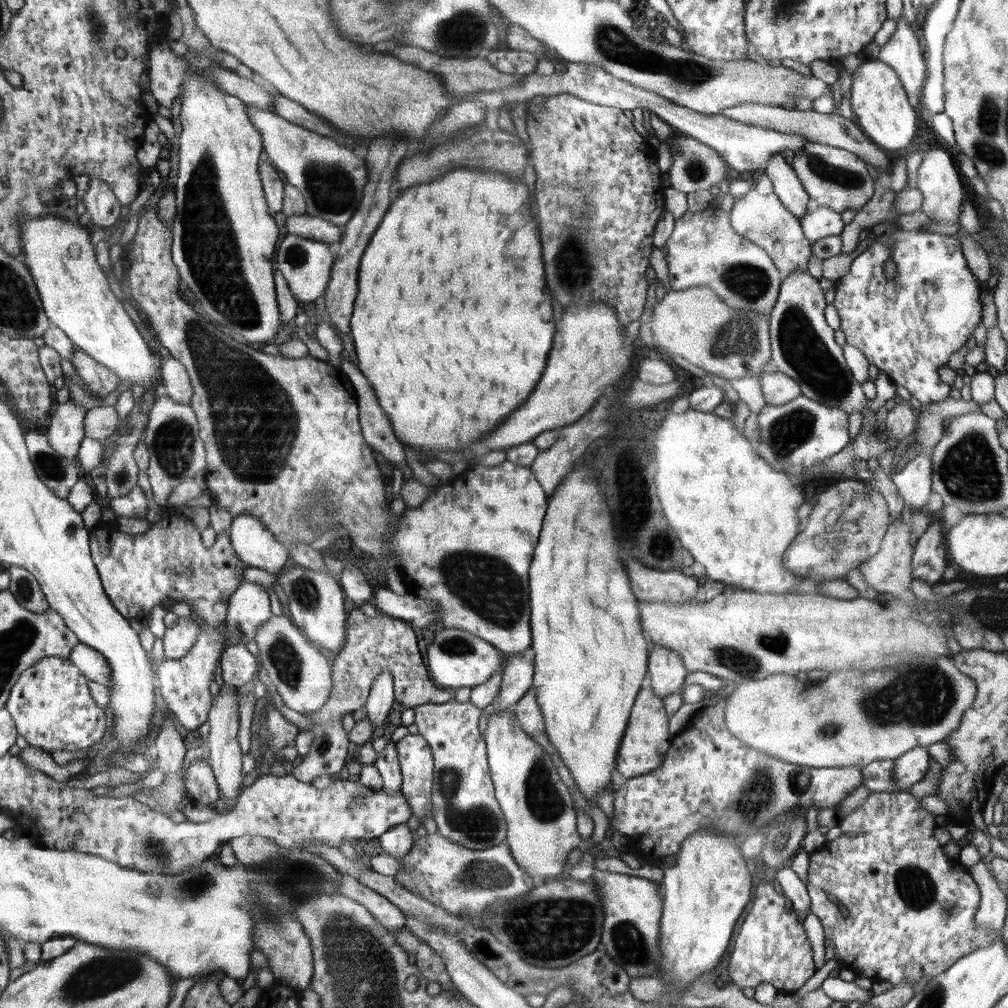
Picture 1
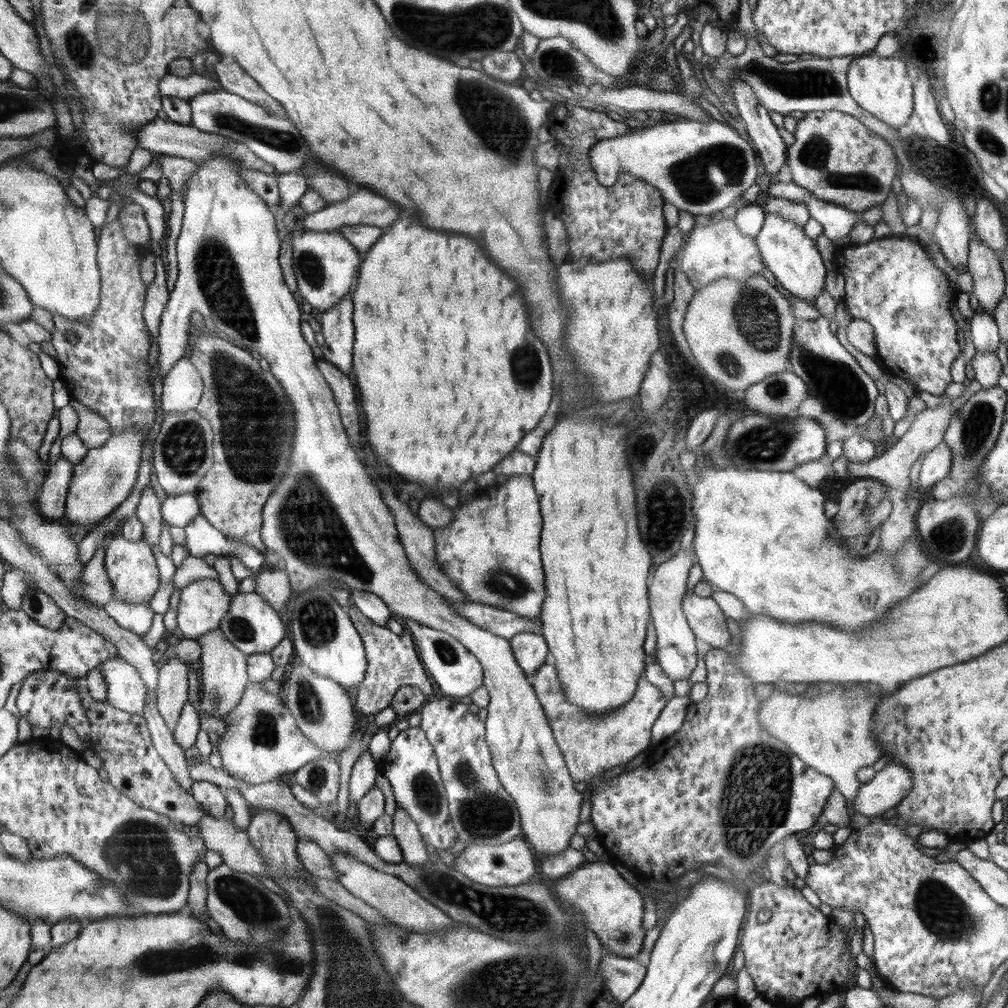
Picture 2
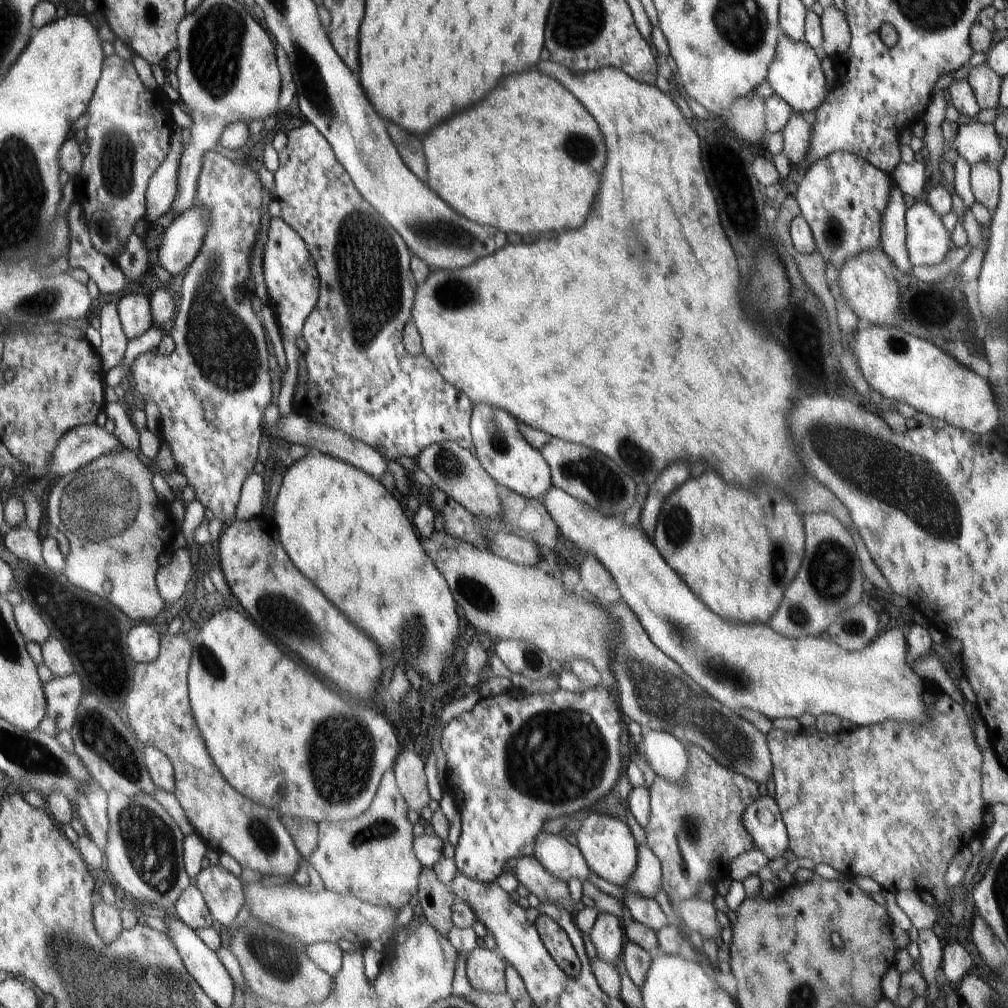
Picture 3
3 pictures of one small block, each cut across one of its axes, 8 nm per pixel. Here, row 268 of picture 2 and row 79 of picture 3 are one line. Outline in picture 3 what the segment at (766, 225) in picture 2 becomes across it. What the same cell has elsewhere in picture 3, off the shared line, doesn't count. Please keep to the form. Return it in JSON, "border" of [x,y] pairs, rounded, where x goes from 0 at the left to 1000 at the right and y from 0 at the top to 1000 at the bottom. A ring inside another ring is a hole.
{"border":[[[774,28],[769,57],[764,63],[761,75],[762,83],[768,88],[769,93],[775,95],[792,112],[809,111],[821,93],[817,86],[819,78],[813,56],[799,40],[792,42],[782,38]]]}

